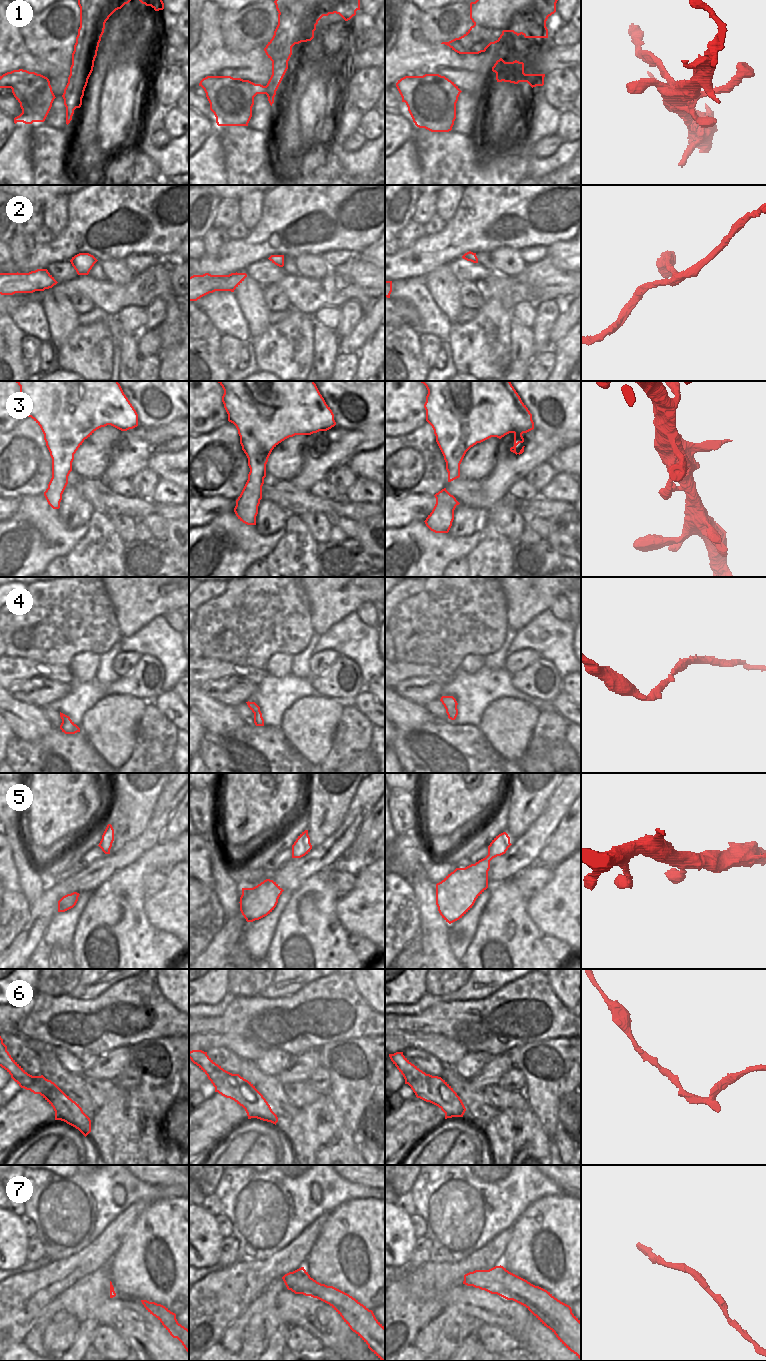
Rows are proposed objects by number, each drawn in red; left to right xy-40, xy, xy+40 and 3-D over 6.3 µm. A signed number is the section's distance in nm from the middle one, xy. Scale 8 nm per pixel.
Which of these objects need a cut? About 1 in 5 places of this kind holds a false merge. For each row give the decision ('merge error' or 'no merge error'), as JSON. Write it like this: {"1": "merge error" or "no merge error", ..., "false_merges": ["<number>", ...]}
{"1": "merge error", "2": "no merge error", "3": "no merge error", "4": "no merge error", "5": "no merge error", "6": "no merge error", "7": "no merge error", "false_merges": ["1"]}

